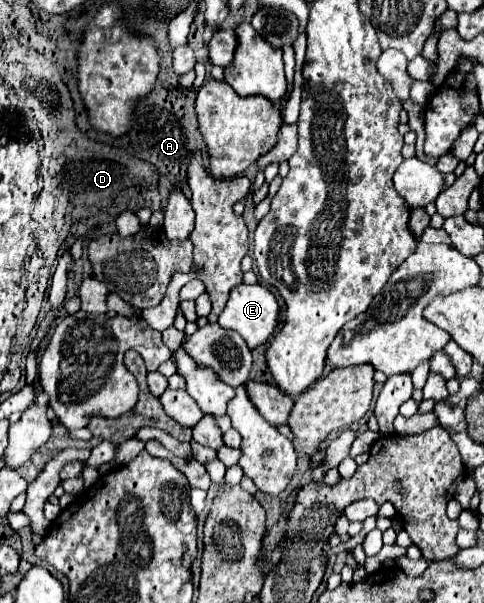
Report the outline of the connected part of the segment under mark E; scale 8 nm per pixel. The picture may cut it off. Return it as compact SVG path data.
M242 283L242 285L238 285L238 287L232 289L228 305L220 313L218 323L224 329L238 331L244 337L244 341L248 343L248 347L256 349L258 345L266 343L268 337L278 329L278 323L280 323L280 305L276 301L276 297L266 287L262 287L260 283L256 283L256 285Z

